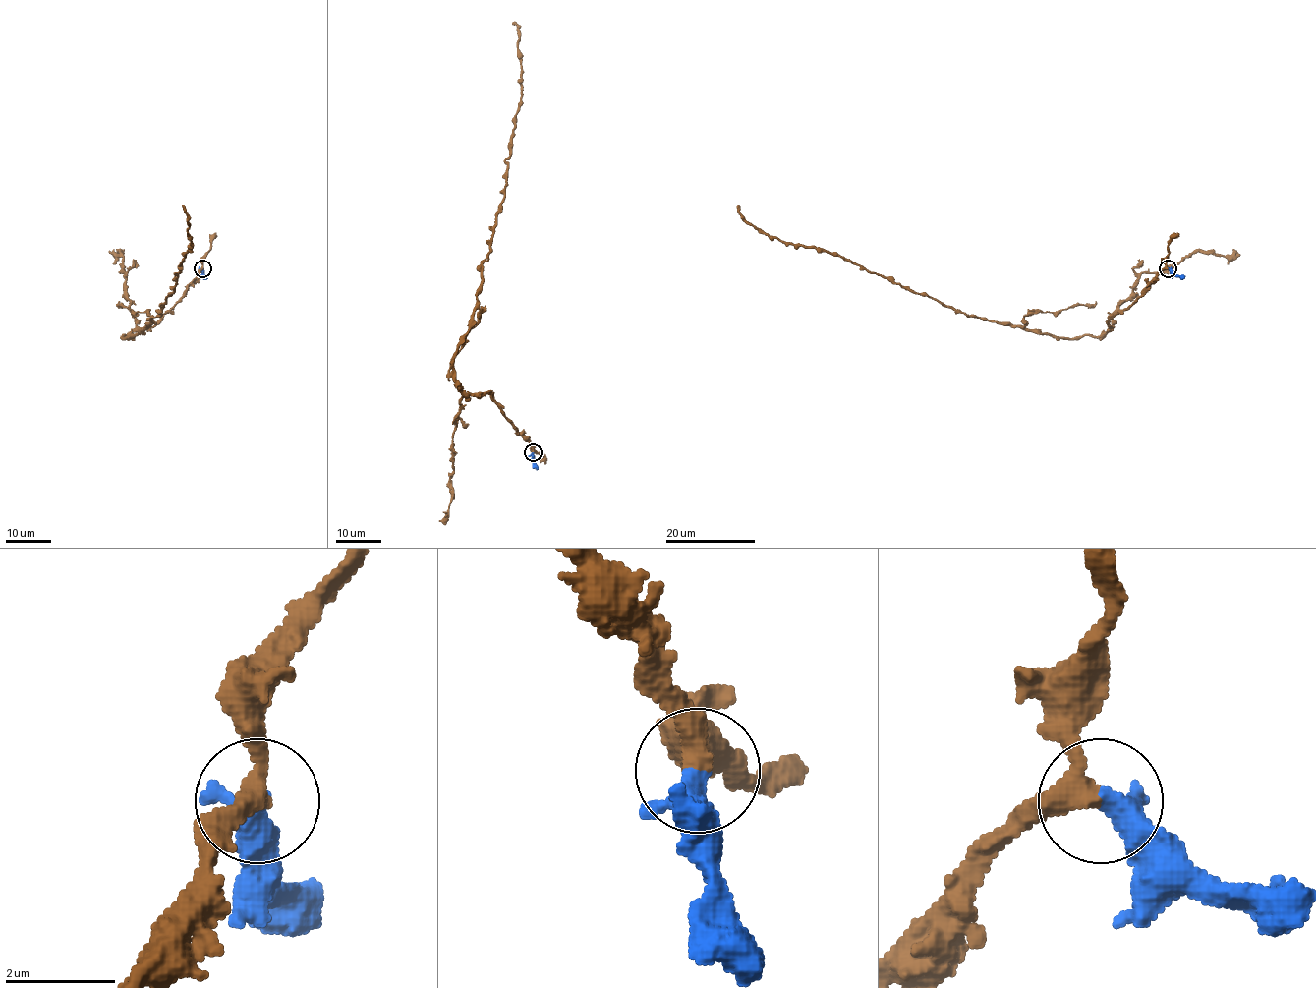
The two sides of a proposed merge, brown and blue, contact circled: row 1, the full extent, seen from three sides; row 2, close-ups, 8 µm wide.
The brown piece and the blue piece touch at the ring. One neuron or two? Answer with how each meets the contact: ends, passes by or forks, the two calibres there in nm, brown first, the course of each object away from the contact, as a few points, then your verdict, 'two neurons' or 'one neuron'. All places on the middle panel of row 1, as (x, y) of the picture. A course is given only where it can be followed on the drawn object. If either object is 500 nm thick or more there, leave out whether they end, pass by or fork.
calibres 360 and 500 nm; course brown (533, 452), (490, 394), (462, 389), (453, 364), (490, 248), (521, 98), (518, 32), (512, 22); course blue (533, 452), (538, 469); one neuron

